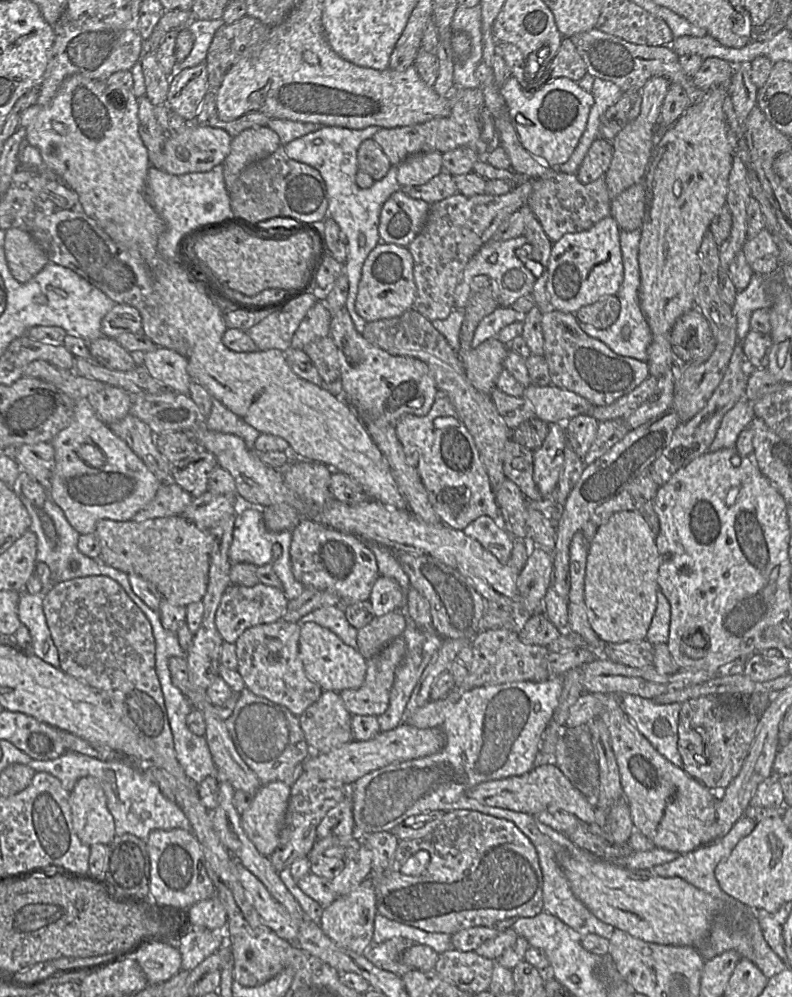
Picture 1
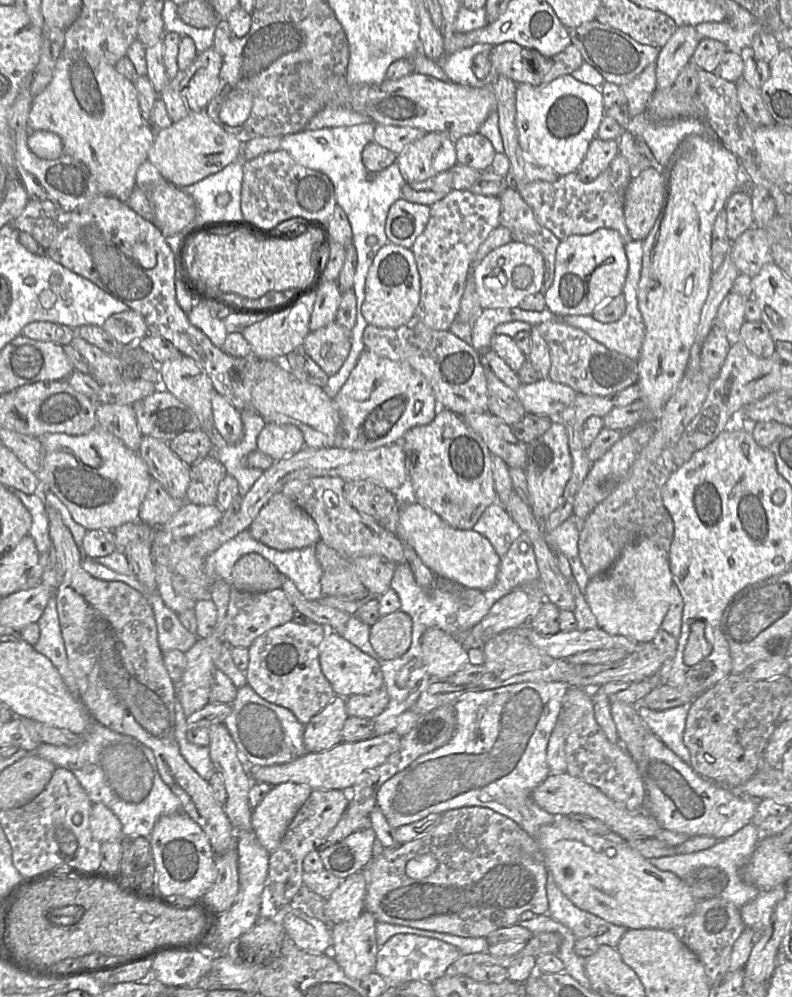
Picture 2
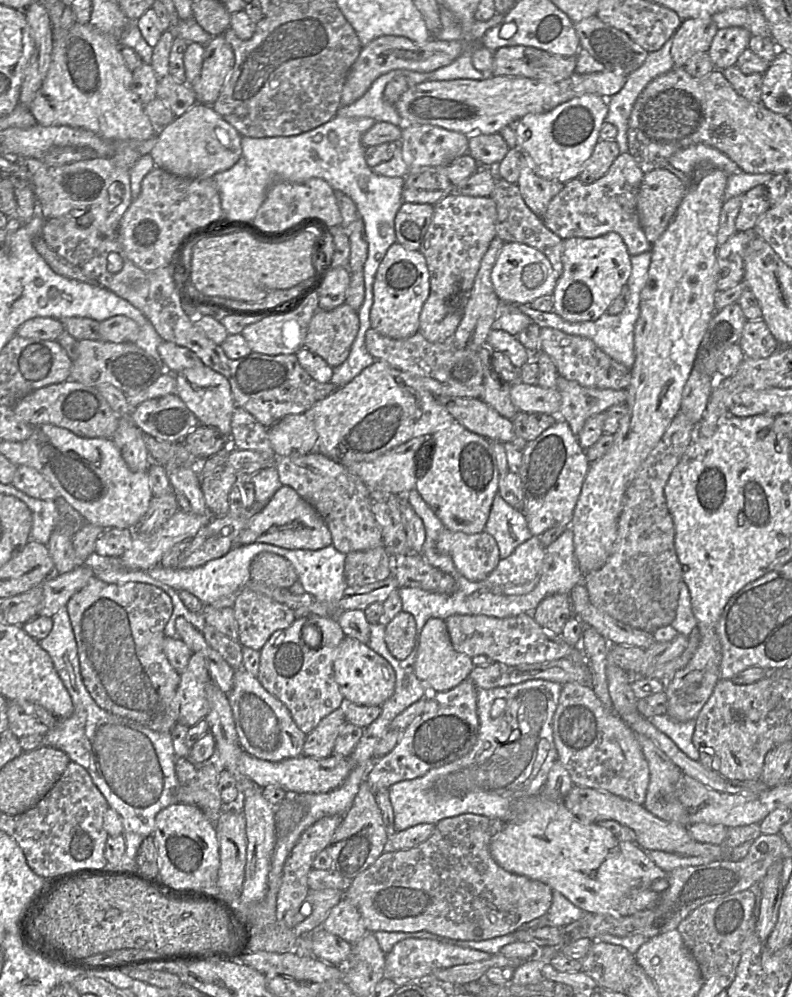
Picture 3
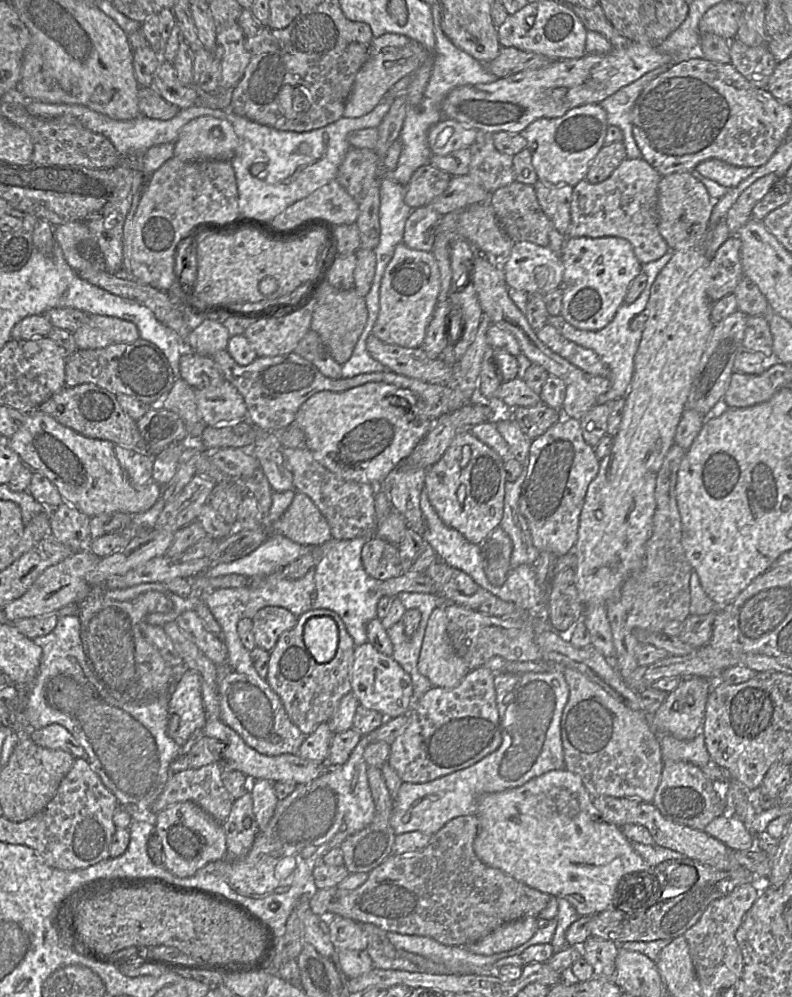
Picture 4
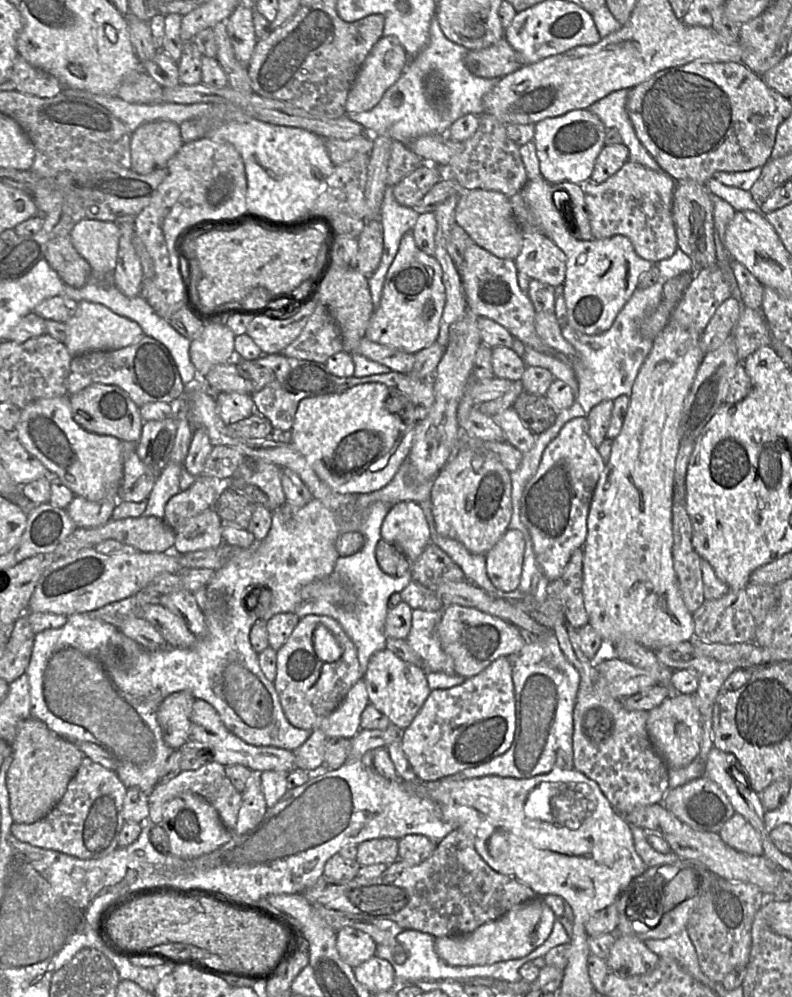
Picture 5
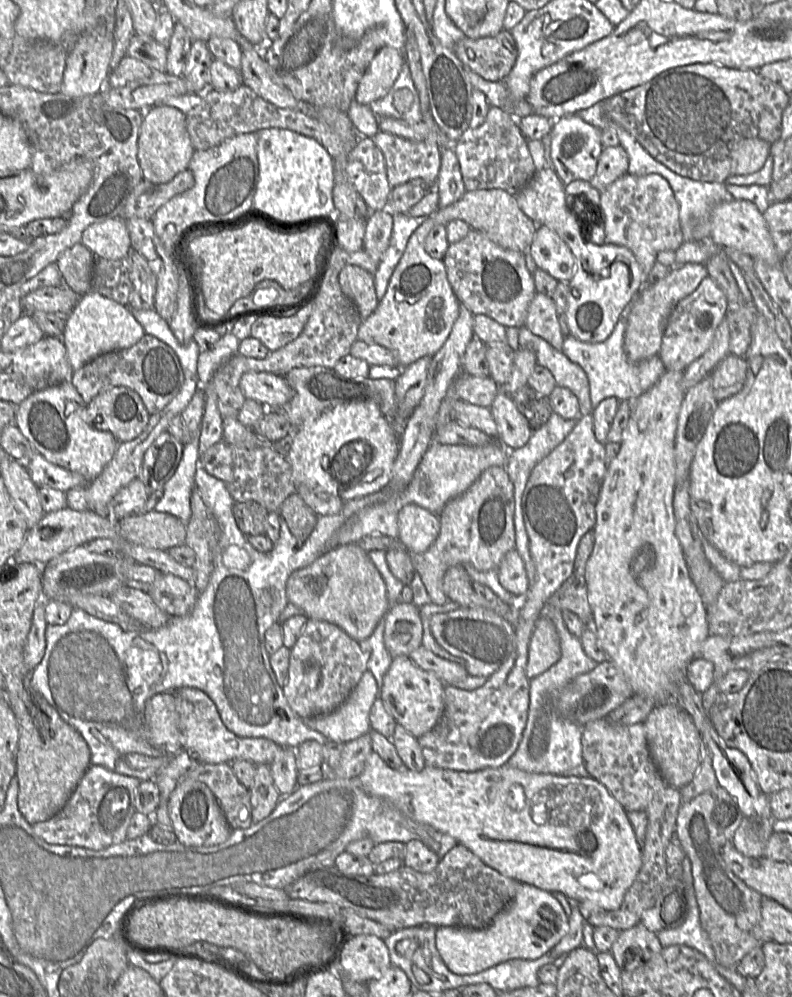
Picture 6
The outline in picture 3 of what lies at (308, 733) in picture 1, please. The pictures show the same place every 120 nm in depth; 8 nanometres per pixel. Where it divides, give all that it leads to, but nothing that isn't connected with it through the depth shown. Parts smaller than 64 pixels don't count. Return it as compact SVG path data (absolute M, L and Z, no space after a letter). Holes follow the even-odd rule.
M338 708L324 717L306 735L302 755L315 759L323 759L332 755L337 736L345 723L344 708Z

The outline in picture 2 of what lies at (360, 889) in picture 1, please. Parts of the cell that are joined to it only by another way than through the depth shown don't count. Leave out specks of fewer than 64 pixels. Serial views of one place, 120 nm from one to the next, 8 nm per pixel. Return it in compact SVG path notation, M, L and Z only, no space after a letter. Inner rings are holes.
M364 910L355 920L331 925L332 946L329 954L345 975L360 981L375 970L378 944L376 919Z

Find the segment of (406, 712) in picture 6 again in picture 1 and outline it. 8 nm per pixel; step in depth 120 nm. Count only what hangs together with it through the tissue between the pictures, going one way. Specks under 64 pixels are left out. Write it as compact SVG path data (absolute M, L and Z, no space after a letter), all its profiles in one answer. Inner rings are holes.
M315 622L301 624L299 638L299 656L307 676L317 683L324 691L340 692L344 689L359 688L367 670L367 659L357 650L346 645L334 632Z

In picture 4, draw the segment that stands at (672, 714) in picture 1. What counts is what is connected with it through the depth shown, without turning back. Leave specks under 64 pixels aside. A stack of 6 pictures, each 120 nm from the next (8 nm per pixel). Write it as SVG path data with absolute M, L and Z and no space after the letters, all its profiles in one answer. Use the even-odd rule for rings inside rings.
M703 725L699 726L696 736L691 740L679 740L664 732L655 732L661 746L664 761L683 761L699 768L710 761L704 739Z

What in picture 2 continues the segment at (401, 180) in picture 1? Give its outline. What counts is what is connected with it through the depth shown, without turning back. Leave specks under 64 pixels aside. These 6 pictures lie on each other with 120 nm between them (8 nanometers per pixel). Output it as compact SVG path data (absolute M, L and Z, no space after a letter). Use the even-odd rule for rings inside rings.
M427 132L409 144L396 163L405 182L425 181L457 163L455 139L446 133Z

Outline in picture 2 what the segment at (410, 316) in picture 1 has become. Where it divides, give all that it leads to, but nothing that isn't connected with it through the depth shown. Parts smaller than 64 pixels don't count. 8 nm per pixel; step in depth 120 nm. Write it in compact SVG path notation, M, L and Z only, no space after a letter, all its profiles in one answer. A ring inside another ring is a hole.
M414 315L407 324L394 329L368 324L363 332L363 343L367 350L378 356L408 364L419 371L431 386L440 407L462 418L470 413L488 412L483 352L450 331L433 330Z

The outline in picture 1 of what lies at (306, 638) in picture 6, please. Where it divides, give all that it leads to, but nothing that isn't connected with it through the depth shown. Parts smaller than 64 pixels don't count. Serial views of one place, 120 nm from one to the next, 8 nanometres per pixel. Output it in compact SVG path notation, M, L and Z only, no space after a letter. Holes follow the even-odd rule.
M281 619L249 628L235 642L237 671L242 676L246 688L288 708L297 717L315 703L324 691L304 670L299 656L300 630L300 623Z

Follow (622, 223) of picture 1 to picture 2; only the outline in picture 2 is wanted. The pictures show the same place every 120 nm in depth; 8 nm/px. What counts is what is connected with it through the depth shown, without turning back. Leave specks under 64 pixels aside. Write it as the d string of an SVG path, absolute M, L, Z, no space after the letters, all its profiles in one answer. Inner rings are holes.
M649 167L633 175L624 197L624 217L630 238L643 241L653 228L665 201L665 177L661 169Z

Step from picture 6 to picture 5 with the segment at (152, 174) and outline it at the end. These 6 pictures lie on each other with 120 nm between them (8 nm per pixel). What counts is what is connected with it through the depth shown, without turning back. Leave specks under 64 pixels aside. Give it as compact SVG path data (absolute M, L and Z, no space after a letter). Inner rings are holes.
M164 120L145 123L132 133L131 169L149 174L166 168L183 144L180 125Z

